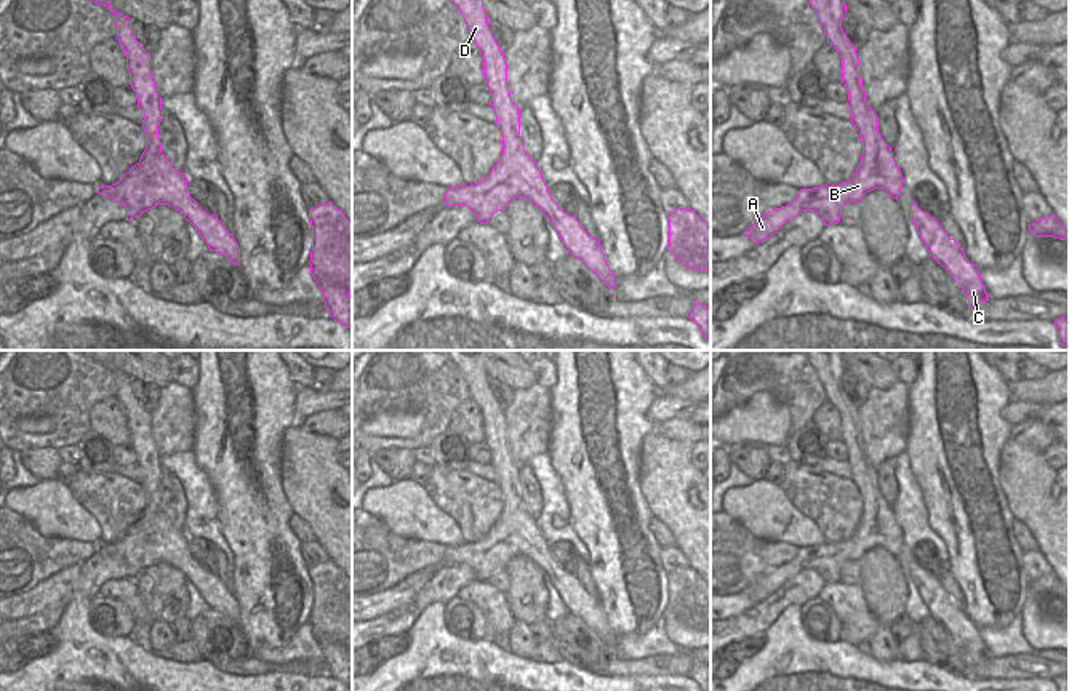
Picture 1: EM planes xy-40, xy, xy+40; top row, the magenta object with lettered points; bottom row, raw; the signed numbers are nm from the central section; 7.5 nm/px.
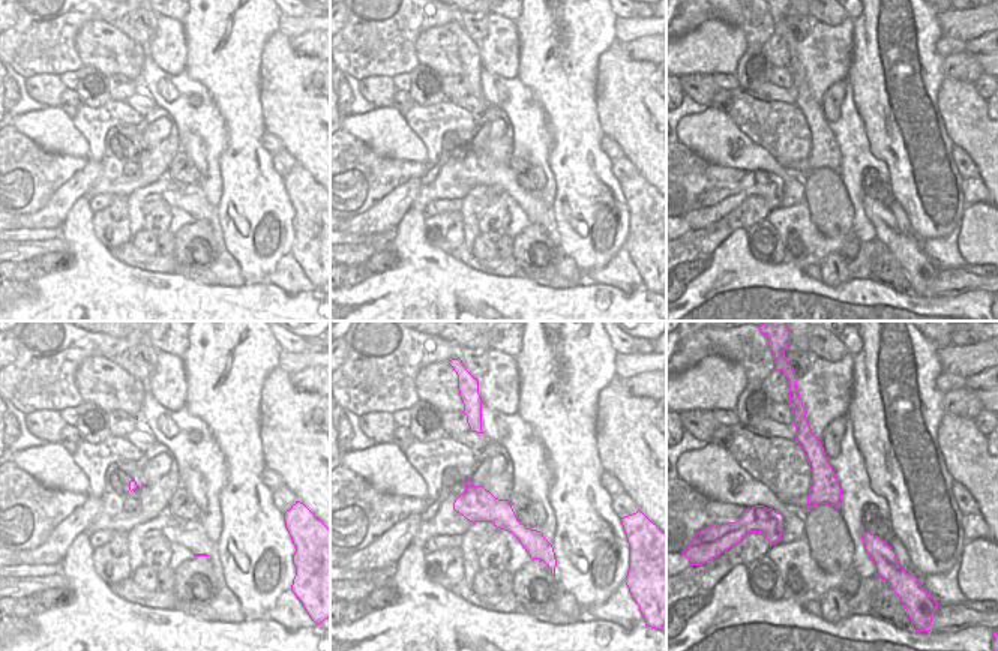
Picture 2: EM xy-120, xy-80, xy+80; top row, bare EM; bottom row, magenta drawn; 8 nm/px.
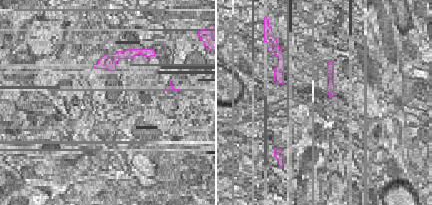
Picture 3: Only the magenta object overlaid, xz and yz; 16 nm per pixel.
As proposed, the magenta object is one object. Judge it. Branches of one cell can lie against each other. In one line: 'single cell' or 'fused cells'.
single cell

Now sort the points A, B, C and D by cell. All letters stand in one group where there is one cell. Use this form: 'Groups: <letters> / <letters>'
Groups: A B C D.

